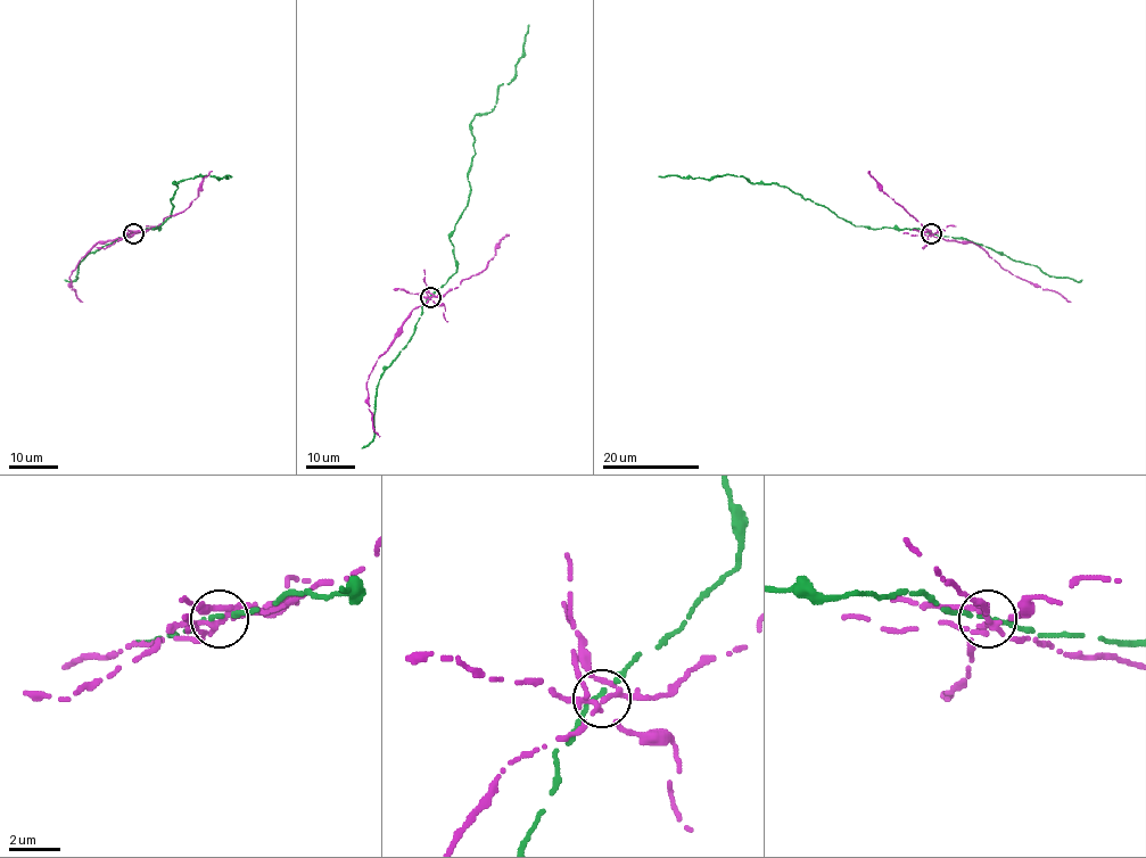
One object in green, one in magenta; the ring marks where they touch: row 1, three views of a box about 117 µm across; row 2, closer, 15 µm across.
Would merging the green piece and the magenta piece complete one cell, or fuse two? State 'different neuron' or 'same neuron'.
different neuron

